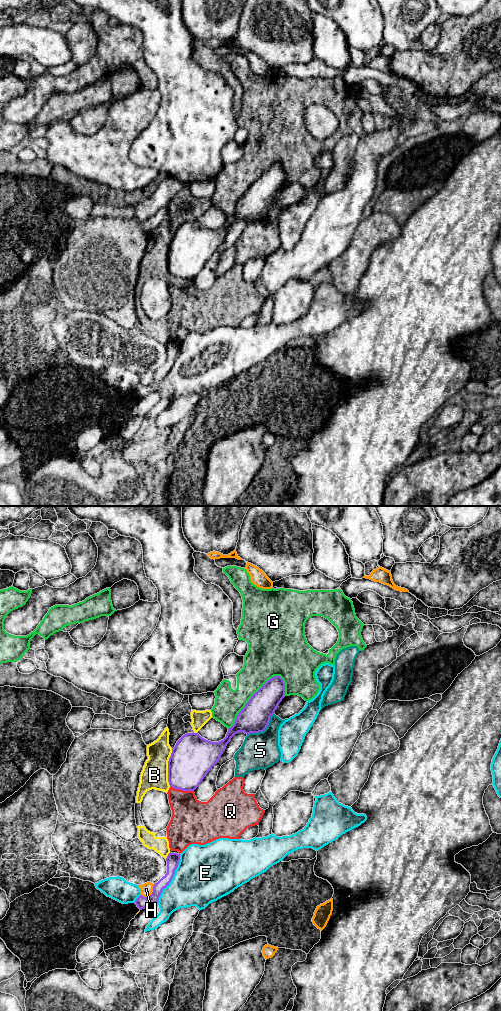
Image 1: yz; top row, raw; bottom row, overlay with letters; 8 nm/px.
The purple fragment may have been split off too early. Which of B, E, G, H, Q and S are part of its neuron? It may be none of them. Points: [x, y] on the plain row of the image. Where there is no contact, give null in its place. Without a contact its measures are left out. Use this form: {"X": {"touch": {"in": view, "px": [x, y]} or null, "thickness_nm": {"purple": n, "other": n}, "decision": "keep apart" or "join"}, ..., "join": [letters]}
{"B": {"touch": {"in": "yz", "px": [168, 256]}, "thickness_nm": {"purple": 340, "other": 220}, "decision": "keep apart"}, "E": {"touch": {"in": "yz", "px": [171, 367]}, "thickness_nm": {"purple": 100, "other": 440}, "decision": "keep apart"}, "G": {"touch": {"in": "yz", "px": [251, 185]}, "thickness_nm": {"purple": 240, "other": 240}, "decision": "join"}, "H": {"touch": {"in": "yz", "px": [151, 382]}, "thickness_nm": {"purple": 100, "other": 100}, "decision": "keep apart"}, "Q": {"touch": {"in": "yz", "px": [182, 277]}, "thickness_nm": {"purple": 340, "other": 320}, "decision": "keep apart"}, "S": {"touch": {"in": "yz", "px": [263, 218]}, "thickness_nm": {"purple": 240, "other": 280}, "decision": "keep apart"}, "join": ["G"]}

